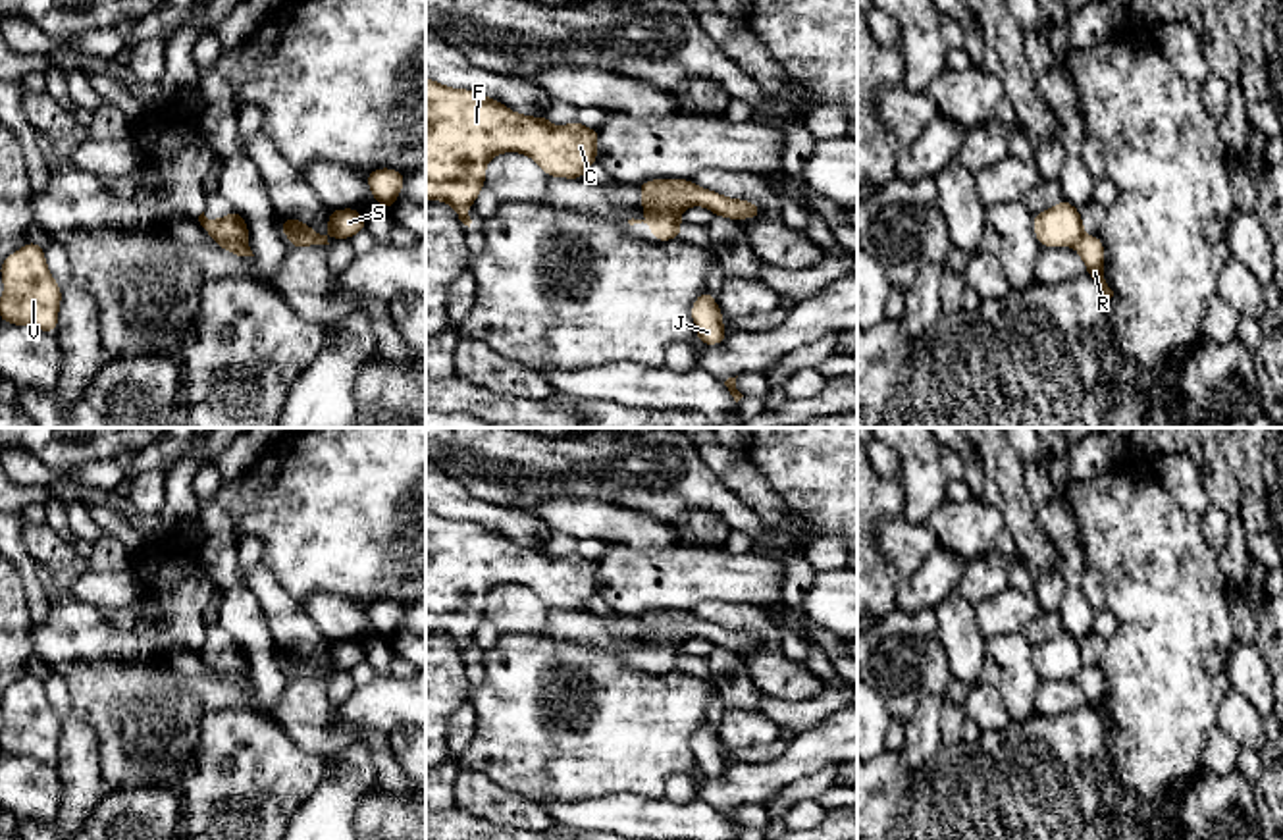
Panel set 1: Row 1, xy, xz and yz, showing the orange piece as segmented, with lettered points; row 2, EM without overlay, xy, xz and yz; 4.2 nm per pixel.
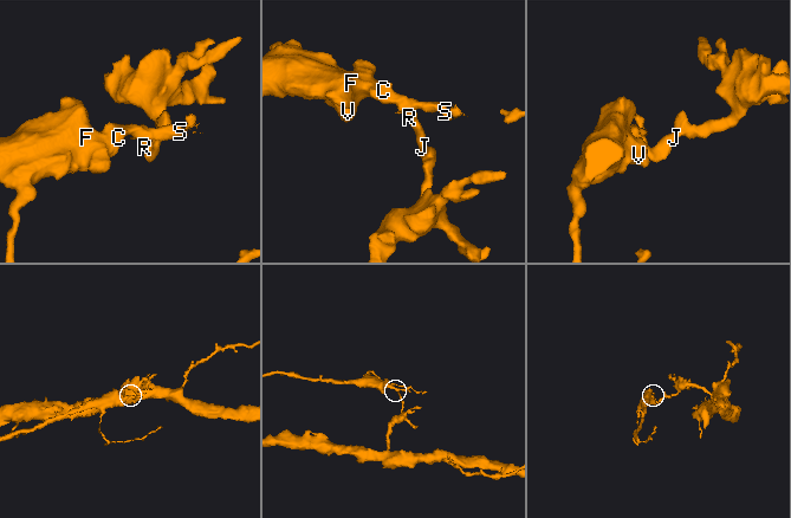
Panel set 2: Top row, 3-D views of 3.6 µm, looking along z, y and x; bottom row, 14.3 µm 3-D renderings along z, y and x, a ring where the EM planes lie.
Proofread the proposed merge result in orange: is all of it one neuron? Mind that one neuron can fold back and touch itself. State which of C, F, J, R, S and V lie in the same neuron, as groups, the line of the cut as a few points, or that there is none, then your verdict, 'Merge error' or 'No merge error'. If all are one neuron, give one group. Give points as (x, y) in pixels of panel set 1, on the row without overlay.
Groups: C F S V / J R. Split along xy (247, 673), (222, 673), (218, 677). Merge error

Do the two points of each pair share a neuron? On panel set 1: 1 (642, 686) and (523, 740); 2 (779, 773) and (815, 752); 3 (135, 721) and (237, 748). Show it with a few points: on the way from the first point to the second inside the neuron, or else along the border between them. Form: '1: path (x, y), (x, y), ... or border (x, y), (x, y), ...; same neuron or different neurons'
1: path (613, 715), (584, 734), (551, 734); same neuron
2: path (788, 767), (806, 754); same neuron
3: border (205, 713), (199, 725), (199, 744), (178, 779); different neurons

